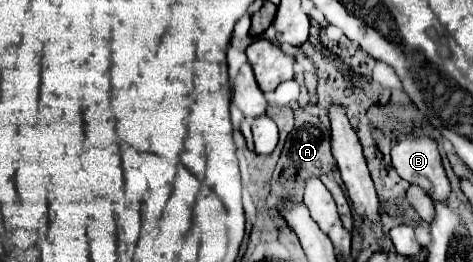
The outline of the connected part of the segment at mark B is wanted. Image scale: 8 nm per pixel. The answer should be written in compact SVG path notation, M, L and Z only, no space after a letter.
M399 138L391 158L403 180L423 188L437 202L449 202L451 188L433 138Z

